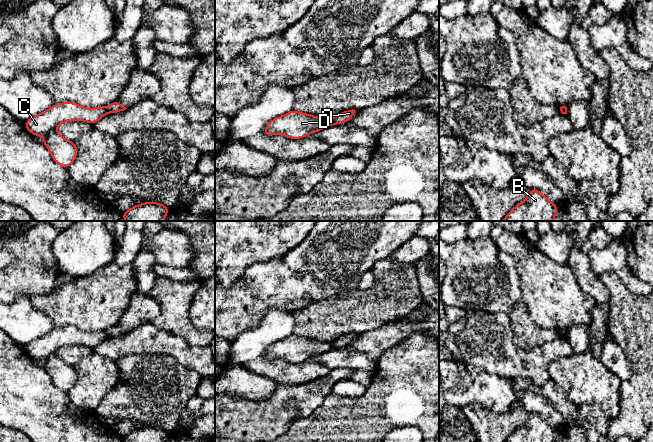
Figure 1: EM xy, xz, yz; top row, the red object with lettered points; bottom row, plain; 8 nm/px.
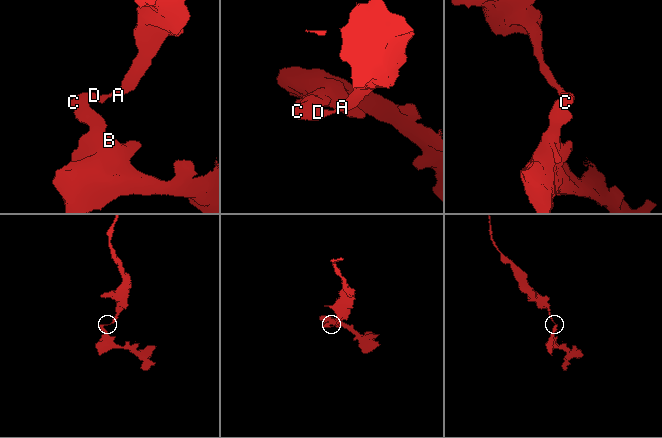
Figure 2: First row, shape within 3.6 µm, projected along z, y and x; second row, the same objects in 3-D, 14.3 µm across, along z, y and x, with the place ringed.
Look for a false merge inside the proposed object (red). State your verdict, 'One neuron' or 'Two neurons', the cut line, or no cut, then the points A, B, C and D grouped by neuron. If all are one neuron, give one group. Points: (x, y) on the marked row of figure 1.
Two neurons. Split along xy (105, 107), (108, 112). Groups: A / B C D

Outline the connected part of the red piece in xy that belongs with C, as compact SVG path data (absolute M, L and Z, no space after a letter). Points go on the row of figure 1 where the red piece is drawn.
M74 102L55 103L51 108L30 118L24 125L34 136L43 137L43 144L58 165L68 168L78 154L76 143L60 135L57 127L71 121L84 121L94 125L107 114L104 106L86 108Z

